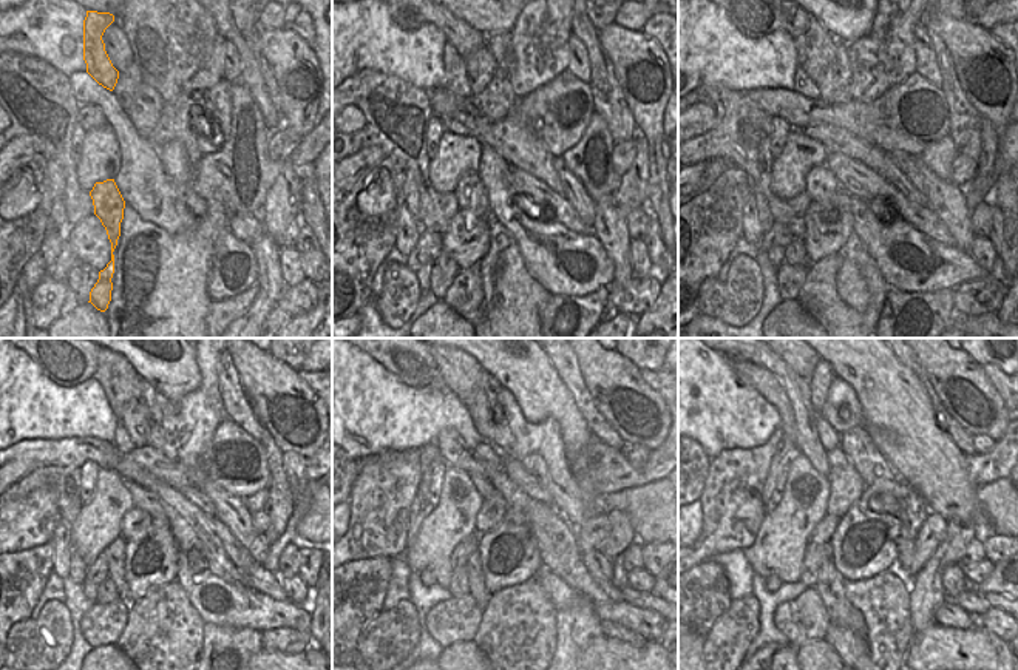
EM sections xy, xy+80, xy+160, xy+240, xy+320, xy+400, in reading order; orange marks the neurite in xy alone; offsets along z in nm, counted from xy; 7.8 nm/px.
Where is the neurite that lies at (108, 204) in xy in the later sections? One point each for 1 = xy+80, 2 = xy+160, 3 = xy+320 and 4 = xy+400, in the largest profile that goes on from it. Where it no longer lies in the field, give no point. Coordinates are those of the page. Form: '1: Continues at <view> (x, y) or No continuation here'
1: Continues at xy+80 (470, 192)
2: Continues at xy+160 (821, 184)
3: Continues at xy+320 (493, 508)
4: Continues at xy+400 (845, 483)

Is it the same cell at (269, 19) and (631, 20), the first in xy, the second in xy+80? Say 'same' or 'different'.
same

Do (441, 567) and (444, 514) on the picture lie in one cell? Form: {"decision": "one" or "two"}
{"decision": "one"}

